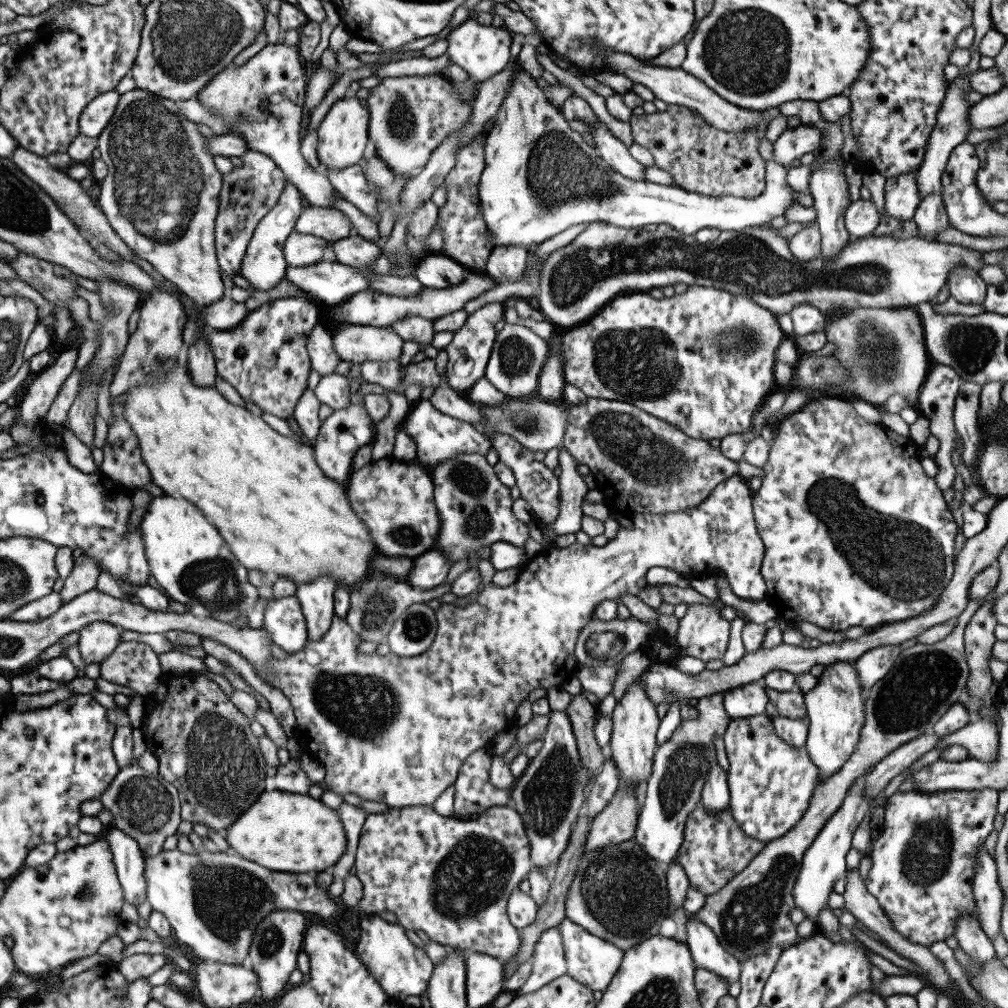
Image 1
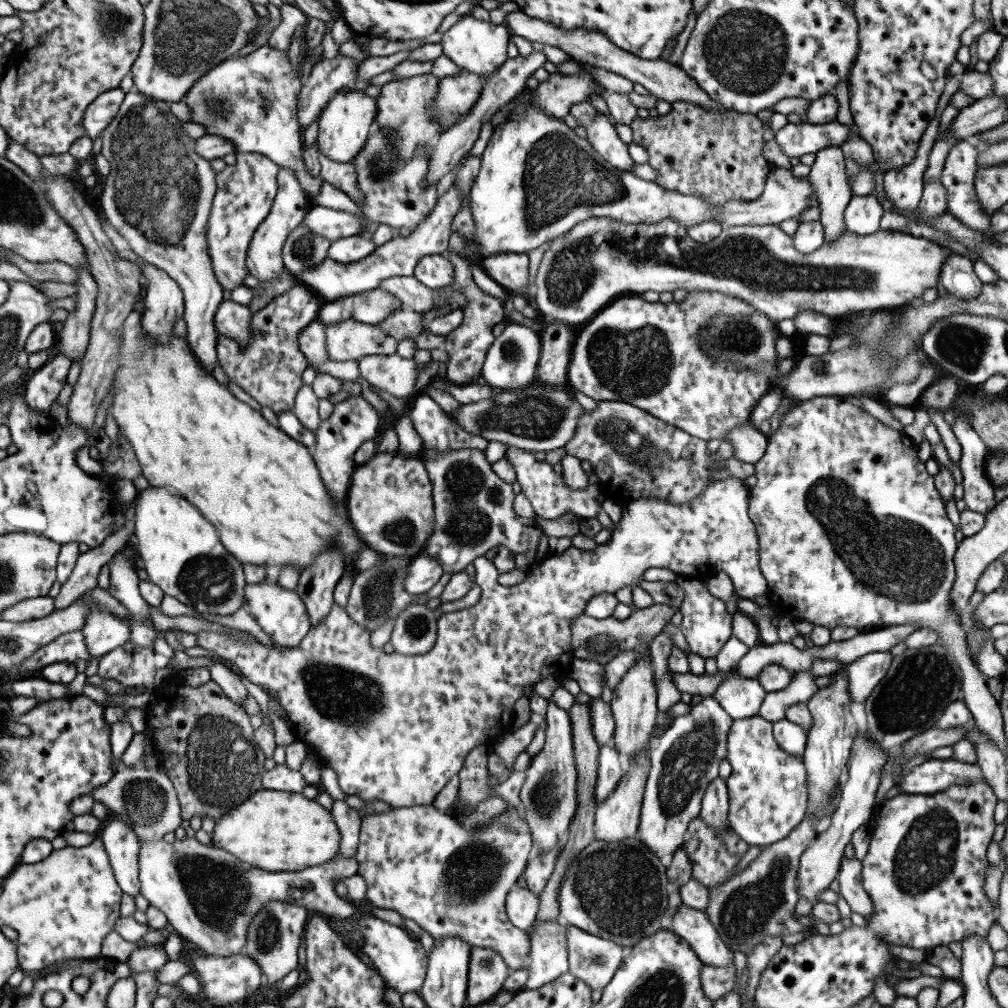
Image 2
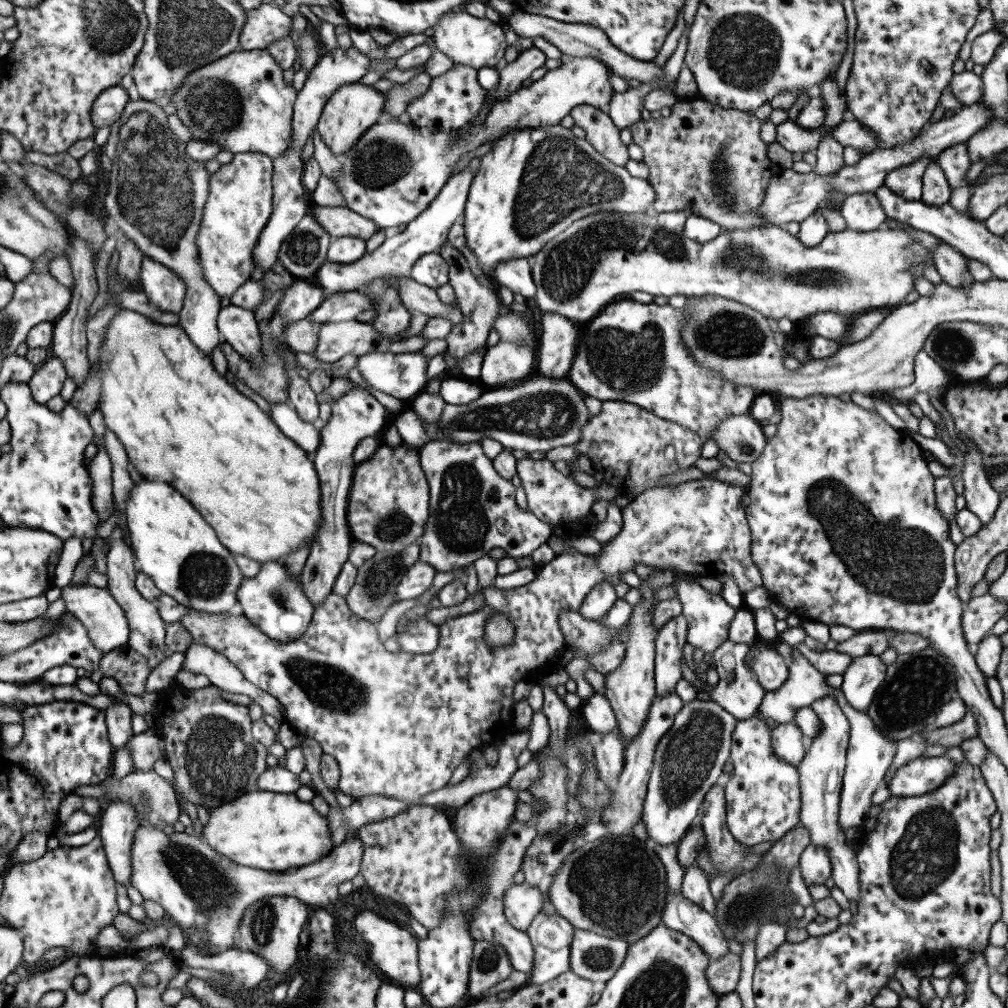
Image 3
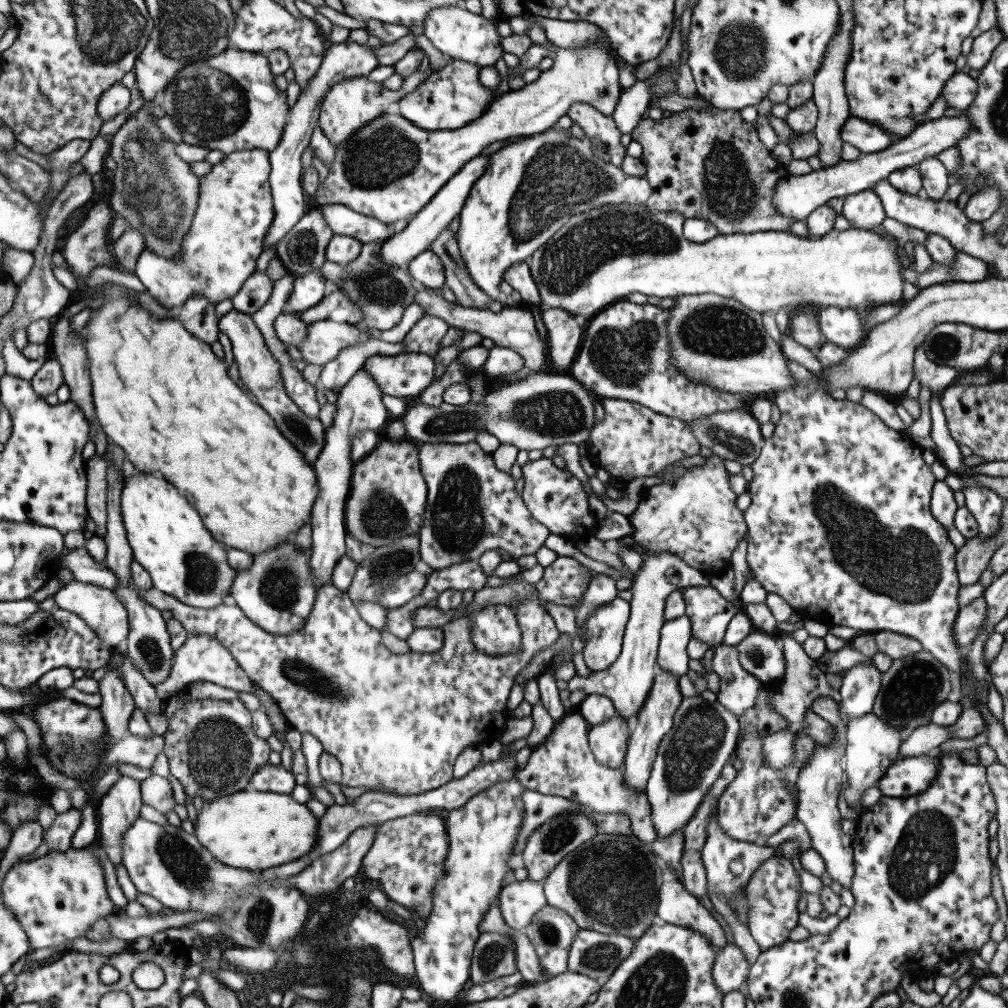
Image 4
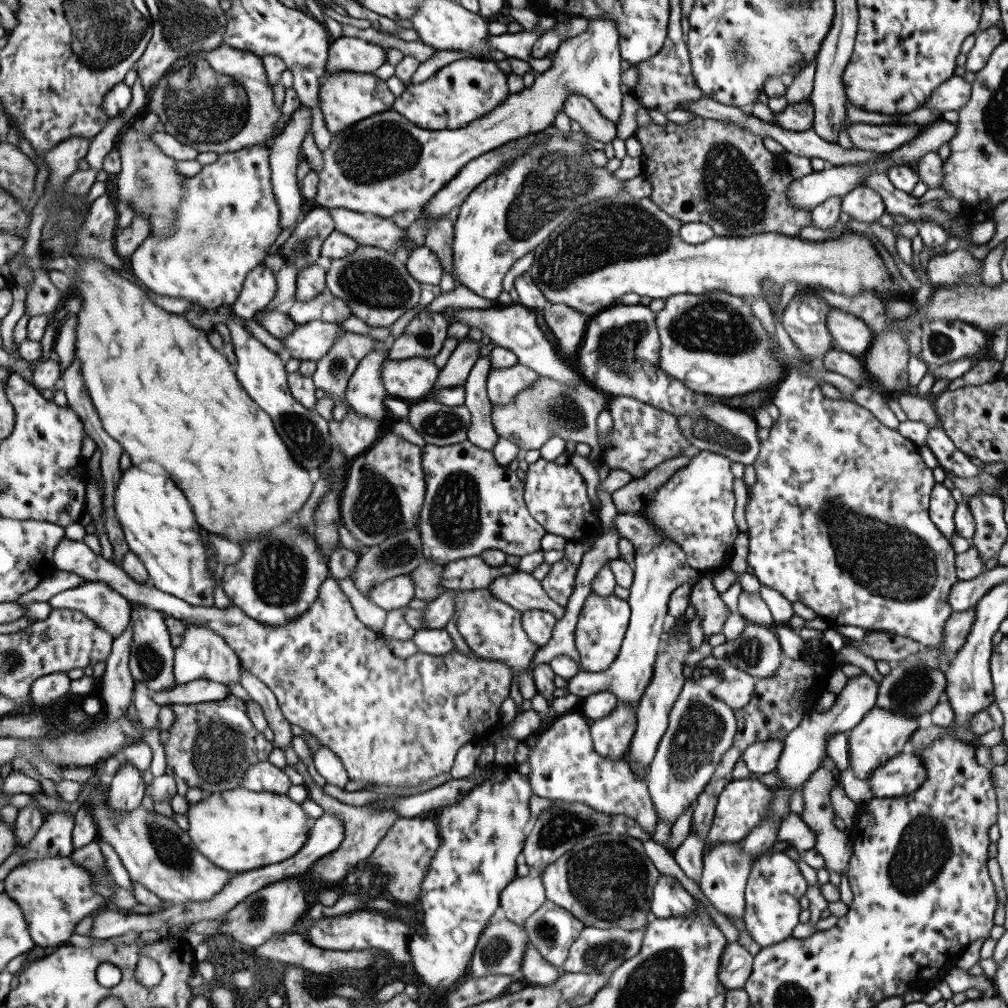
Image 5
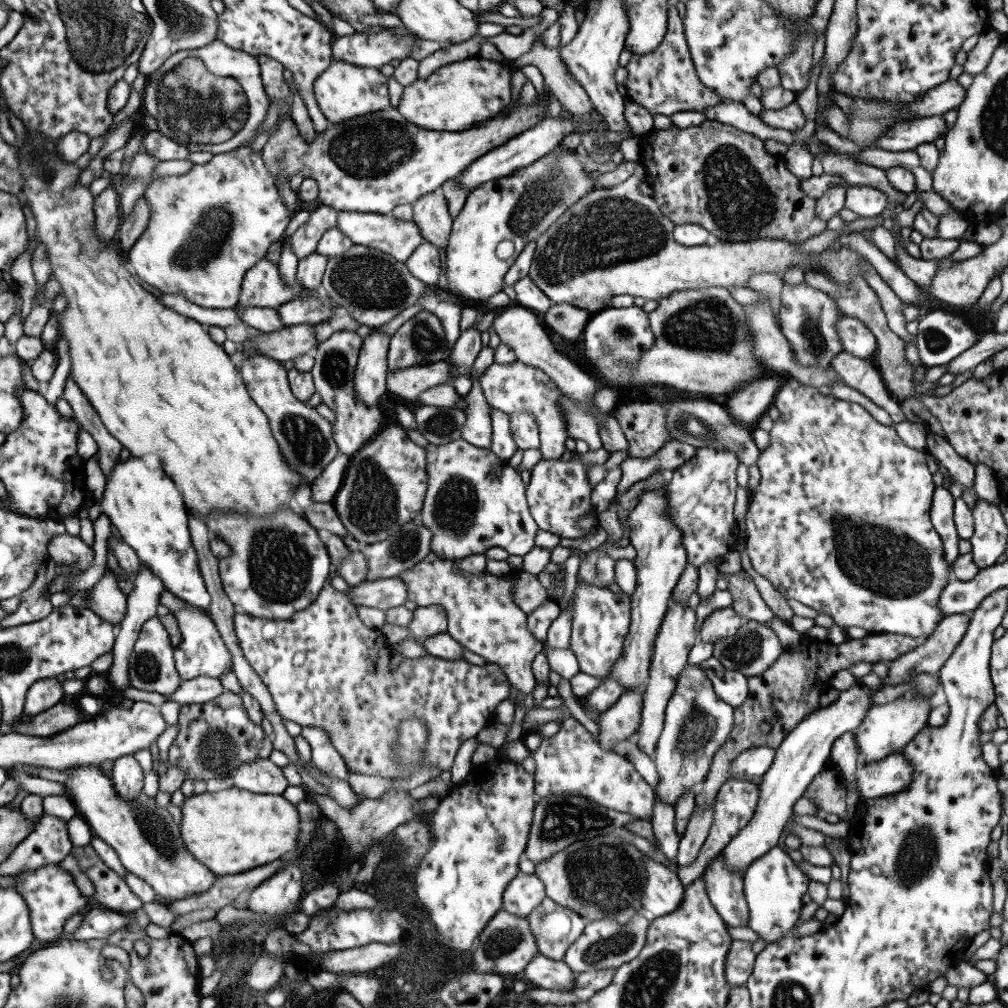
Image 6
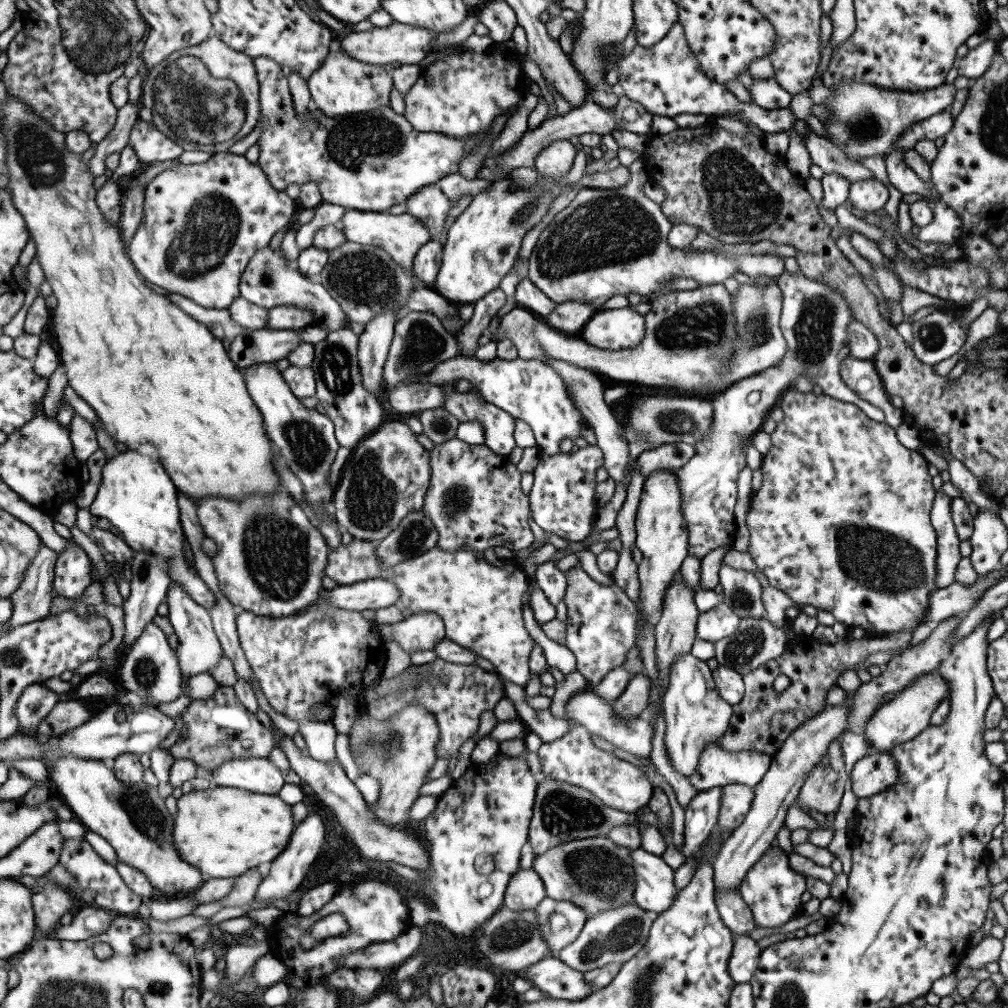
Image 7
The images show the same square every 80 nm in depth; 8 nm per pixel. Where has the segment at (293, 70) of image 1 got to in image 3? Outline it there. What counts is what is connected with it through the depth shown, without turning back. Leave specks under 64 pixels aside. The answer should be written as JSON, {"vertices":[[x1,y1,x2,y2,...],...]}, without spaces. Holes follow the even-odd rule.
{"vertices":[[267,49,233,50,209,63,207,68,195,70,184,76,184,82,171,95,169,103,175,105,174,113,190,133,191,139,206,139,222,146,232,154,259,152,270,159,278,158,291,142,292,106,296,91,281,79,283,69,275,62]]}

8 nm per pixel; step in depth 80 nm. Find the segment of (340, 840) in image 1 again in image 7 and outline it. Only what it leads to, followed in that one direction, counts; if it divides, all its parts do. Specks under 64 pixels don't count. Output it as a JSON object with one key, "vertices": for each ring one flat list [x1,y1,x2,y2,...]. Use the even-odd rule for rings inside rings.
{"vertices":[[219,786,217,789,193,790,176,799,176,812,171,824,173,848,187,860,187,864,199,868,209,878,238,877,245,870,255,869,261,862,271,862,288,846,293,833,291,807,277,795,255,794,238,788]]}

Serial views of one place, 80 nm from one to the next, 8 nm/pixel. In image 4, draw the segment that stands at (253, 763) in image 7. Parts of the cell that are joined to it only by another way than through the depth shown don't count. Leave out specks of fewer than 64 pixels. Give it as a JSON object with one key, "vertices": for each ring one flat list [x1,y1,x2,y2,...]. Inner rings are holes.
{"vertices":[[267,762,254,772,244,790,289,795,295,785,293,774,290,771]]}

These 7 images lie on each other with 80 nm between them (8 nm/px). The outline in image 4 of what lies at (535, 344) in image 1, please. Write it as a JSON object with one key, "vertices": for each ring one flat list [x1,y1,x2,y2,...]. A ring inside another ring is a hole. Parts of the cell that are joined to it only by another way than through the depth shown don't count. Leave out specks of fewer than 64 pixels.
{"vertices":[[493,345,488,352,487,360,481,367,488,382,507,377,524,368,523,358,510,348]]}

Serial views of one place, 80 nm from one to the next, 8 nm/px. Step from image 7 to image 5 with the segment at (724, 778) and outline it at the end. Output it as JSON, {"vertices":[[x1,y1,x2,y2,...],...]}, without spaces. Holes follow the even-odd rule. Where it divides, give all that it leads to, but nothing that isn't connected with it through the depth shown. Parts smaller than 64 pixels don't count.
{"vertices":[[767,739,750,744,742,752,742,760,750,773,767,774,775,770,781,751,784,747,784,739]]}

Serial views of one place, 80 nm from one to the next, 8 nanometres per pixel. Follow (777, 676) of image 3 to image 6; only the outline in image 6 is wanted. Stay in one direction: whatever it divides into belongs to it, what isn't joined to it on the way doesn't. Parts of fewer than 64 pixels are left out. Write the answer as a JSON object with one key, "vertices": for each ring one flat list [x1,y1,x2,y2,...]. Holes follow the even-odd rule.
{"vertices":[[746,619,733,636,728,636,722,642,712,643,713,658,716,658,725,669,740,672,746,677,765,672,784,650,777,635,767,623]]}

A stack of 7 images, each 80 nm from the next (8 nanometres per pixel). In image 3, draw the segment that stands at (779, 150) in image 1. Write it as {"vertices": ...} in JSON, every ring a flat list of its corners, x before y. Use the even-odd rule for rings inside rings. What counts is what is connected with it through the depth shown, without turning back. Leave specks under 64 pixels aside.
{"vertices":[[850,116,831,128,831,136,843,147,851,146,857,150,864,149,867,153,878,148,875,137],[791,120,775,126,775,130,777,133,775,141,791,153,813,152,823,133,825,133,825,128,821,128,821,126,803,130,803,128,795,126]]}

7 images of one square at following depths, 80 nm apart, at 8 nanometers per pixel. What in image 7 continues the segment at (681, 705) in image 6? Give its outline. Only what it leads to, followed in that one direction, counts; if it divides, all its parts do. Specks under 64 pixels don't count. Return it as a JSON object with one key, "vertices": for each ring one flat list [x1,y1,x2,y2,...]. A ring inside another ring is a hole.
{"vertices":[[690,652,678,656,670,666,668,685,660,700,665,722,663,746,671,768,686,779,697,770,704,744,720,738,732,713,732,705,718,695,711,671,705,661]]}

